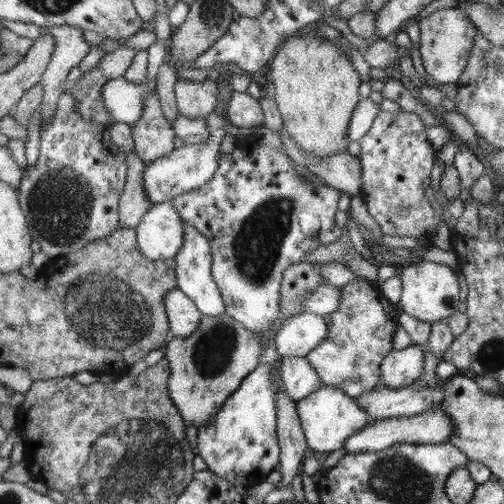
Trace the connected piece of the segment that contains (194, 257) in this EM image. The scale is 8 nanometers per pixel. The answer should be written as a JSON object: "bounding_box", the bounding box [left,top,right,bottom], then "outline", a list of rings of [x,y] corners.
{"bounding_box":[176,221,225,317],"outline":[[[183,221],[184,223],[184,244],[176,254],[176,282],[177,288],[188,296],[189,300],[196,306],[196,309],[201,312],[203,316],[216,317],[223,316],[225,312],[225,305],[217,288],[217,284],[211,275],[211,246],[208,239],[200,234],[192,224]]]}

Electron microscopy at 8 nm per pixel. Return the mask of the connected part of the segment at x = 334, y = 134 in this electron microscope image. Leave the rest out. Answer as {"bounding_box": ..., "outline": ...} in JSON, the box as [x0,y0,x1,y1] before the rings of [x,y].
{"bounding_box":[269,32,362,160],"outline":[[[296,32],[284,40],[270,66],[269,77],[276,89],[274,101],[282,115],[284,129],[298,148],[314,160],[346,151],[348,124],[354,108],[362,100],[358,94],[360,75],[348,55],[339,46],[312,33],[299,36]]]}

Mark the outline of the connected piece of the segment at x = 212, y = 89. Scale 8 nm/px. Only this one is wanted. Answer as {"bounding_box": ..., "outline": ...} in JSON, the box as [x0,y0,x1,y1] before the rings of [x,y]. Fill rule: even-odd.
{"bounding_box":[175,78,219,118],"outline":[[[209,78],[206,81],[176,79],[175,98],[179,112],[191,118],[207,118],[215,111],[219,95],[218,81]]]}

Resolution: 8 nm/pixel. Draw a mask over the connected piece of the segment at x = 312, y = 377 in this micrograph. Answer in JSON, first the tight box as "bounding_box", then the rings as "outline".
{"bounding_box":[281,356,323,401],"outline":[[[294,356],[282,358],[281,383],[286,396],[294,401],[306,398],[323,385],[307,358]]]}

